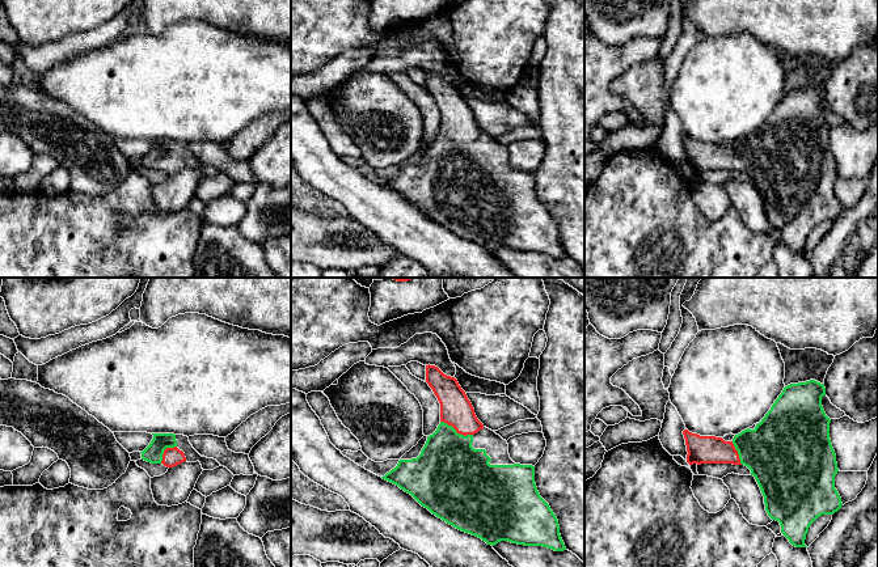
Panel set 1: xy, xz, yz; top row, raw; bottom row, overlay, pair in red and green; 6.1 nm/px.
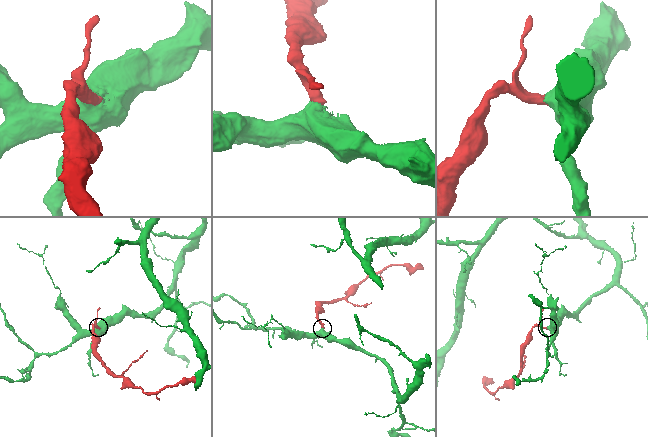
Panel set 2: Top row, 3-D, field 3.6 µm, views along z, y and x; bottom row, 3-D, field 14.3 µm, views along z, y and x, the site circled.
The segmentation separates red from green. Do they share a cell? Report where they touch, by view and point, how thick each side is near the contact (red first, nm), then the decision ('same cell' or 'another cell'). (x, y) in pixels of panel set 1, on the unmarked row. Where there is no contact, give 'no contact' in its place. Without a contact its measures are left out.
meets red in xz at (456, 138); 200 nm thick on the red side, 400 nm on the other; same cell

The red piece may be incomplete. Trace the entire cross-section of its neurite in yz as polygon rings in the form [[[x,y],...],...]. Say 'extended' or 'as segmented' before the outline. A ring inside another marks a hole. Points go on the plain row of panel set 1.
extended; [[[815,86],[790,90],[754,136],[744,136],[731,148],[683,137],[687,169],[744,172],[755,183],[764,203],[765,217],[781,232],[781,240],[795,254],[805,251],[810,232],[822,221],[833,221],[843,210],[835,195],[836,161],[830,145],[831,126],[822,113],[824,90]]]

